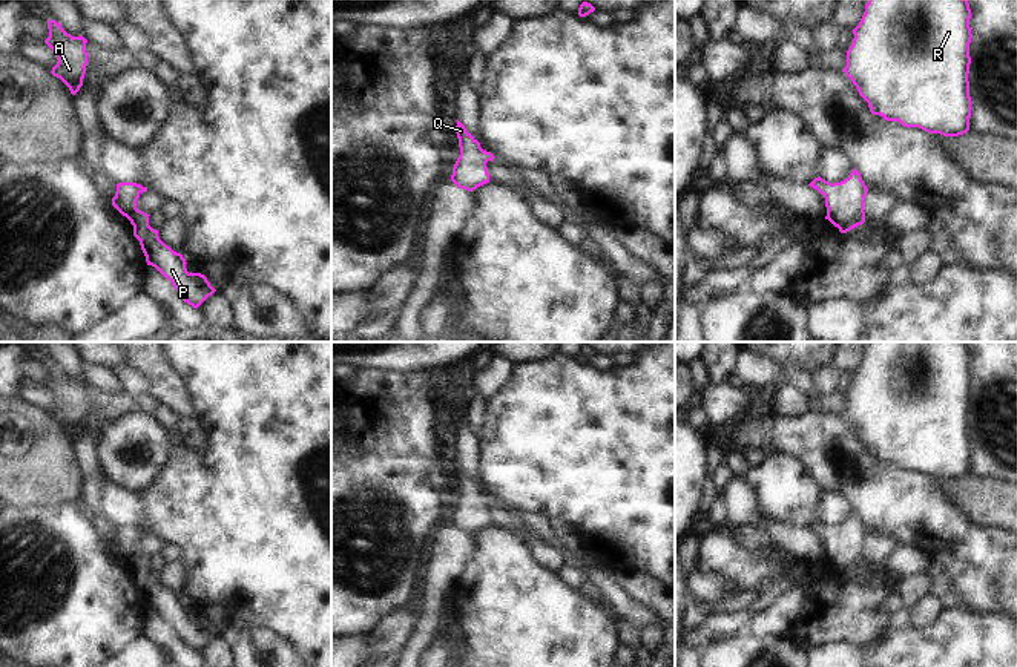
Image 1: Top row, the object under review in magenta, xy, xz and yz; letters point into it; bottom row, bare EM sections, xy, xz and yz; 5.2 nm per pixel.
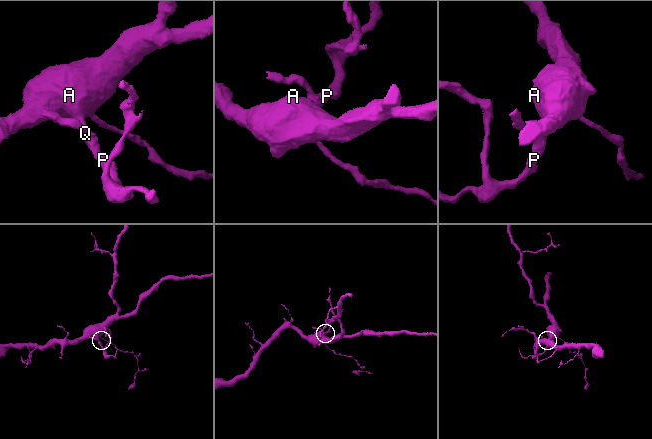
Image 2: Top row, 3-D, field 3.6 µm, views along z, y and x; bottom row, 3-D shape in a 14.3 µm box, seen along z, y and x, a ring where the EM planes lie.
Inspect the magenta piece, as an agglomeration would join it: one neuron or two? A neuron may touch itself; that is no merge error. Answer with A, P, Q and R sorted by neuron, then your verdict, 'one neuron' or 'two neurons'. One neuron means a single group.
A P Q R; one neuron

